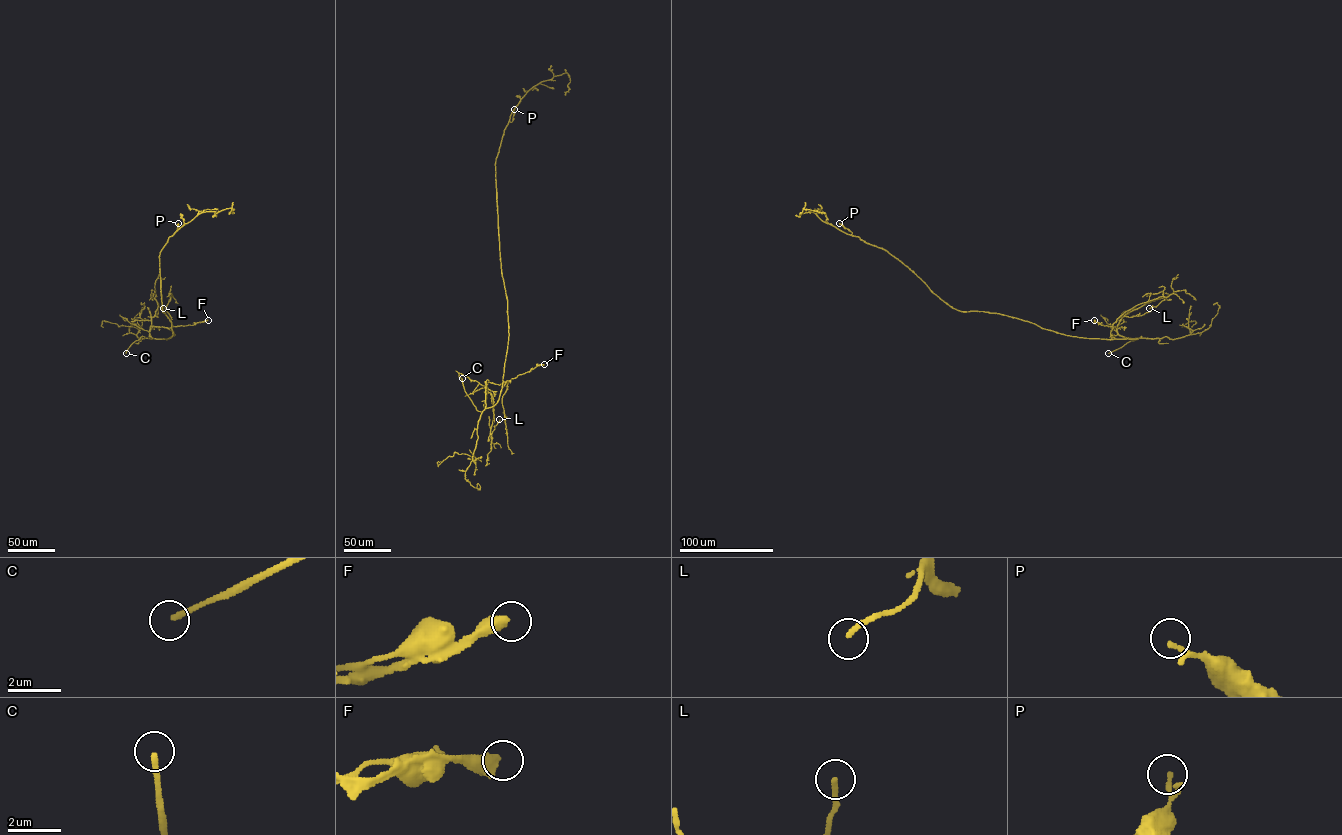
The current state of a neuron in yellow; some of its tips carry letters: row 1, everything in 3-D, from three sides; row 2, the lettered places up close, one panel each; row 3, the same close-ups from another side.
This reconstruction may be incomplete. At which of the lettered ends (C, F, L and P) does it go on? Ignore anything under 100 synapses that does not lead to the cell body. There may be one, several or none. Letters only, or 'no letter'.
C

